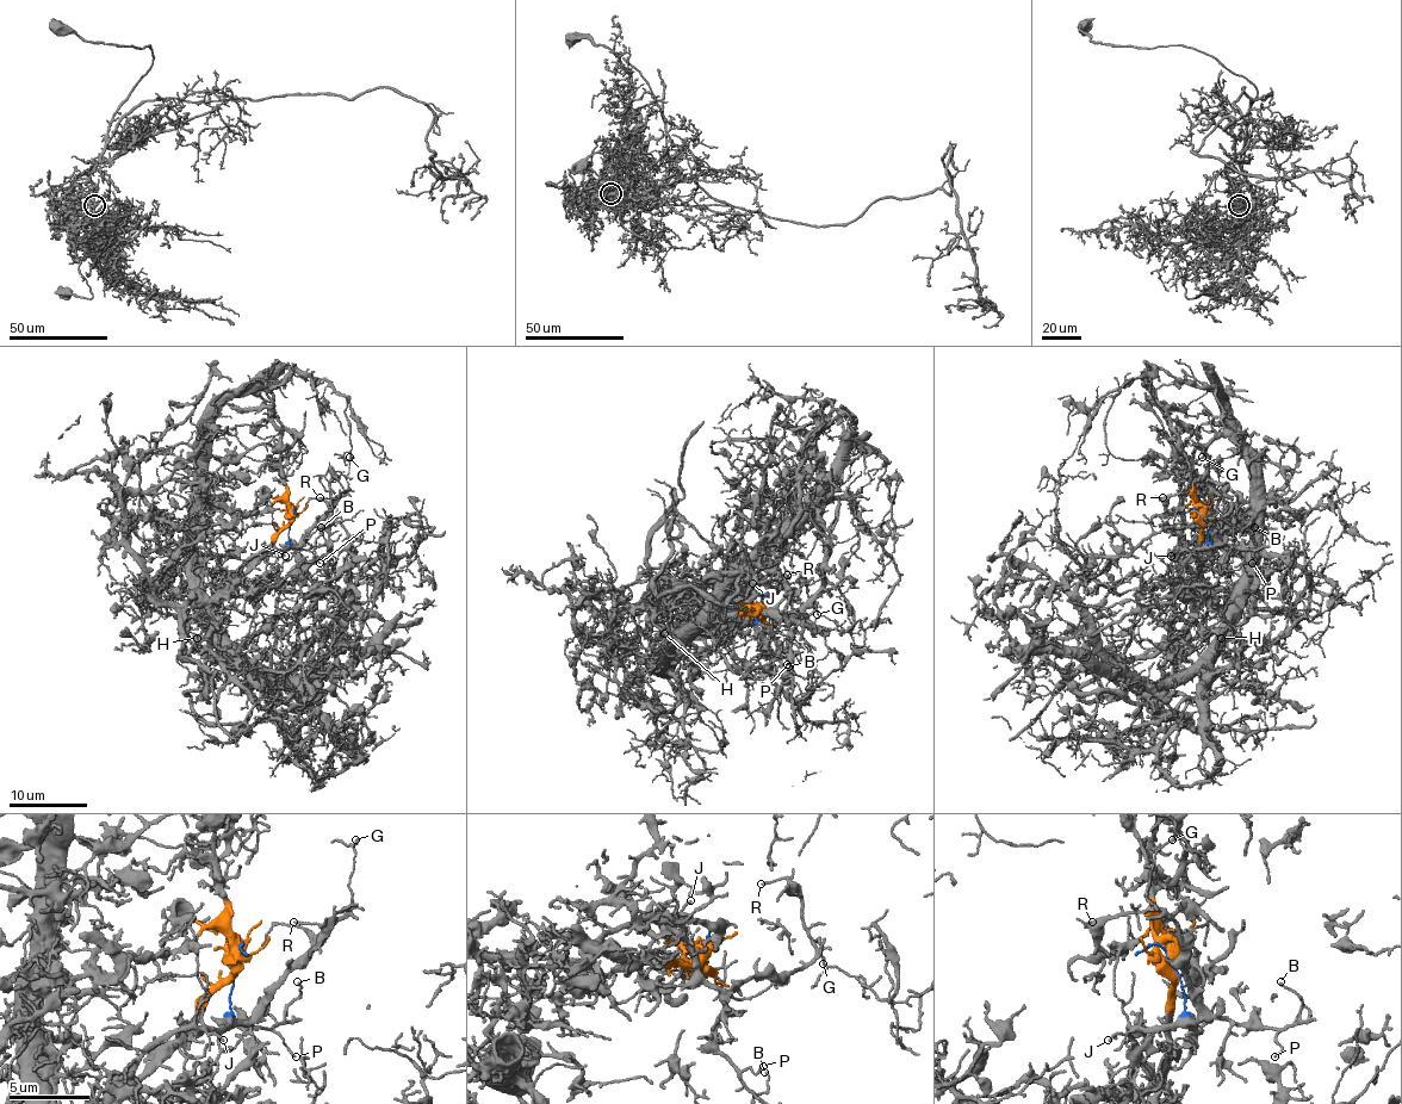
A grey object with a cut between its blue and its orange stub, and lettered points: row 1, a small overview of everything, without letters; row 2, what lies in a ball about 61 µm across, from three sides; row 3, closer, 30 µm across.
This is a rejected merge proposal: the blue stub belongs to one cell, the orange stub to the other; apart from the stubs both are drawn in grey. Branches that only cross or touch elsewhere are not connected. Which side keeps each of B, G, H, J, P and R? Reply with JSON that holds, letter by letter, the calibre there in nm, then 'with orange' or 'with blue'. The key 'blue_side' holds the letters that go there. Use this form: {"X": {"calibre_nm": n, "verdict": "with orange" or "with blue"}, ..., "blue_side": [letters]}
{"B": {"calibre_nm": 110, "verdict": "with blue"}, "G": {"calibre_nm": 110, "verdict": "with blue"}, "H": {"calibre_nm": 180, "verdict": "with orange"}, "J": {"calibre_nm": 130, "verdict": "with blue"}, "P": {"calibre_nm": 110, "verdict": "with blue"}, "R": {"calibre_nm": 120, "verdict": "with blue"}, "blue_side": ["B", "G", "J", "P", "R"]}

